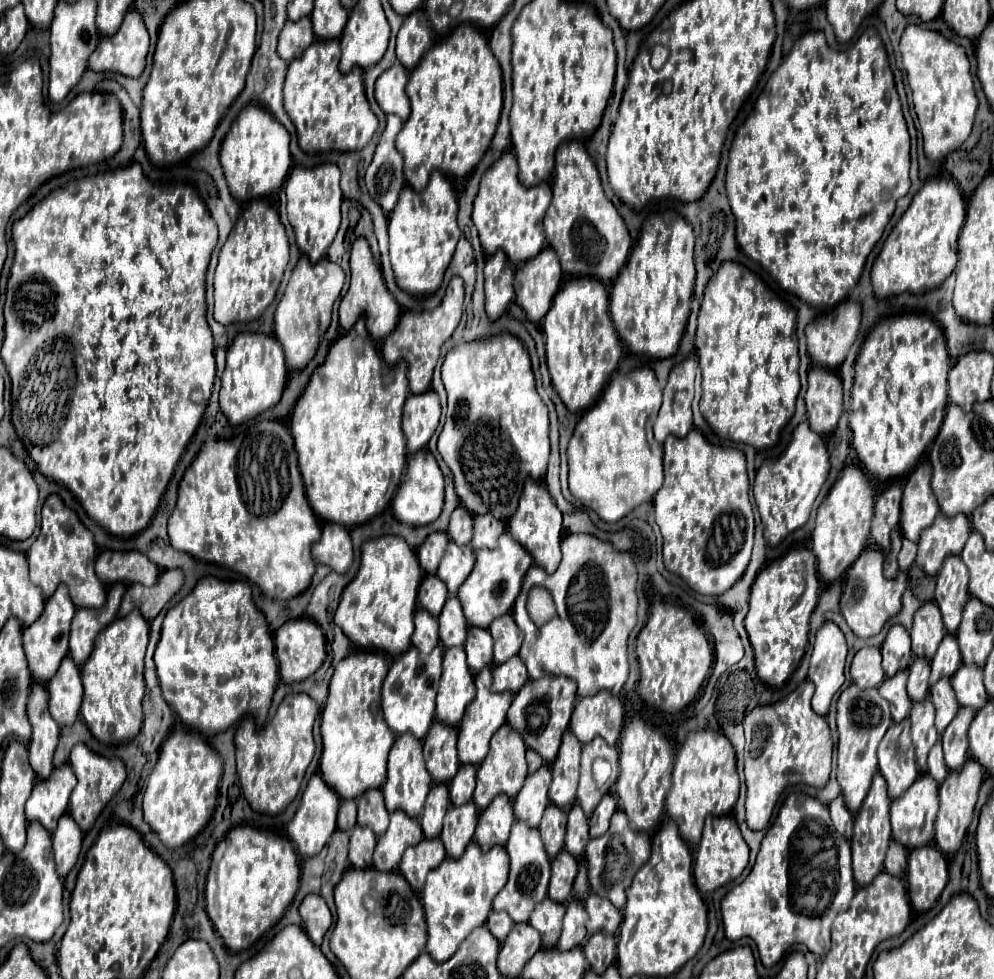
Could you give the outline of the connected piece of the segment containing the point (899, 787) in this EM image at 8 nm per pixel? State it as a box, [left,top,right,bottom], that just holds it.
[878,718,920,798]

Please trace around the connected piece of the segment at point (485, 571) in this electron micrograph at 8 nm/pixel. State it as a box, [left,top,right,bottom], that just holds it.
[456,532,532,628]

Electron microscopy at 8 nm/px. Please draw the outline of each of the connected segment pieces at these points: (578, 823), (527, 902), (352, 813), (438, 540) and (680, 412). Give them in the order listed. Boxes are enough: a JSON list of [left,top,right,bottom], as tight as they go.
[[564,804,590,858],[494,820,550,922],[338,800,356,830],[416,532,448,574],[654,358,696,444]]

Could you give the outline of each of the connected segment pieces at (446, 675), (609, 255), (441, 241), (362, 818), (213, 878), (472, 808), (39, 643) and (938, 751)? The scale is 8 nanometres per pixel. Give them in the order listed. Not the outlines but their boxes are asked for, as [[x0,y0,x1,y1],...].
[[436,648,476,728],[544,142,632,280],[388,172,460,296],[358,790,388,836],[206,824,300,952],[440,802,478,860],[24,584,76,684],[928,742,948,784]]

